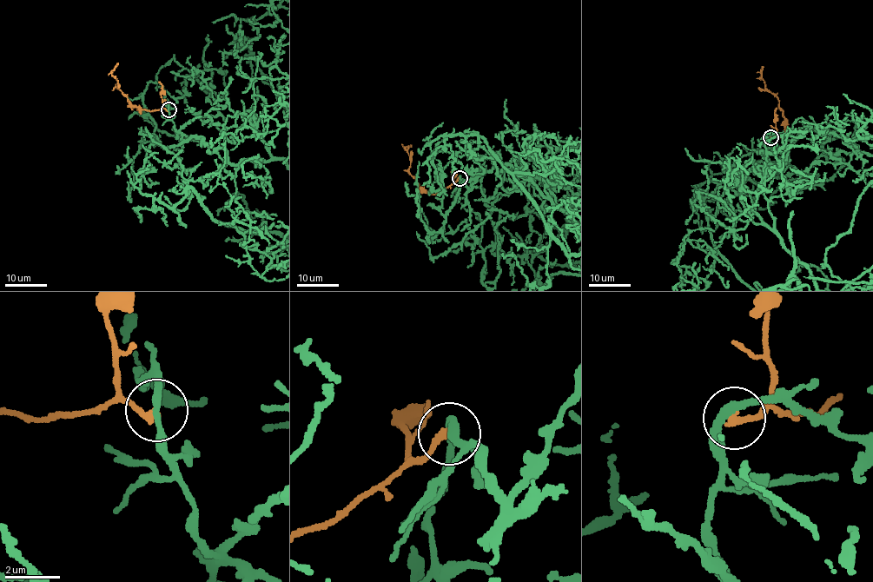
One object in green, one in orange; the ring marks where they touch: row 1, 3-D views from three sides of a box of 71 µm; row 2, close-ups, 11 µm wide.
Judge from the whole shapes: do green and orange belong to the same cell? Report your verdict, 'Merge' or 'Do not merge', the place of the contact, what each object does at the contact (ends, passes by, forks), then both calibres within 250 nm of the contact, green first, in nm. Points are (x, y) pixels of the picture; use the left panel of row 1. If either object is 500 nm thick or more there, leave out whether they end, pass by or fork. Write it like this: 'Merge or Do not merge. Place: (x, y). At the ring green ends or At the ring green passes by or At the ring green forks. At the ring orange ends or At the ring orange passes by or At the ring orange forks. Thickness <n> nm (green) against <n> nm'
Do not merge. Place: (168, 109). At the ring green passes by. At the ring orange ends. Thickness 280 nm (green) against 280 nm

